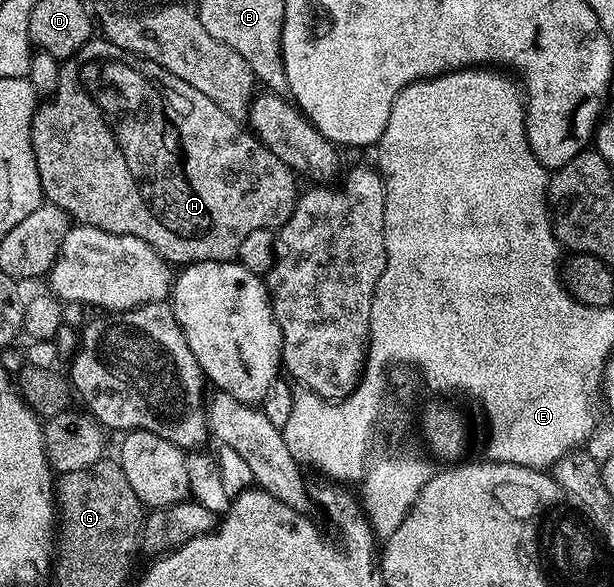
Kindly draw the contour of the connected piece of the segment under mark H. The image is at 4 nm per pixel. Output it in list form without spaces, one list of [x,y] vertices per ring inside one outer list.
[[[93,39],[86,42],[73,57],[67,58],[67,60],[61,64],[56,90],[47,99],[41,100],[39,104],[37,104],[36,114],[32,120],[32,146],[34,147],[34,157],[38,163],[38,175],[42,183],[42,191],[44,192],[45,198],[47,198],[51,204],[57,205],[62,211],[66,211],[73,222],[89,225],[90,227],[98,227],[102,231],[110,231],[114,235],[134,235],[138,239],[150,243],[150,247],[154,247],[154,251],[158,251],[164,256],[165,261],[176,267],[193,265],[199,261],[233,260],[233,258],[239,254],[240,248],[242,247],[242,239],[246,239],[246,235],[250,235],[250,231],[258,231],[259,229],[279,230],[280,226],[288,222],[296,206],[298,196],[298,188],[296,189],[296,181],[298,182],[297,174],[293,173],[286,163],[282,163],[282,159],[278,159],[278,155],[270,152],[269,149],[257,139],[255,133],[245,128],[241,122],[235,121],[230,115],[226,115],[226,111],[222,111],[222,107],[218,107],[218,103],[214,103],[214,99],[206,99],[206,95],[202,95],[202,91],[194,91],[194,87],[190,87],[190,83],[182,83],[182,79],[178,79],[178,75],[170,75],[170,71],[166,71],[158,63],[150,63],[138,55],[127,53],[125,49],[122,47],[114,47],[114,43],[110,43],[106,39]]]

